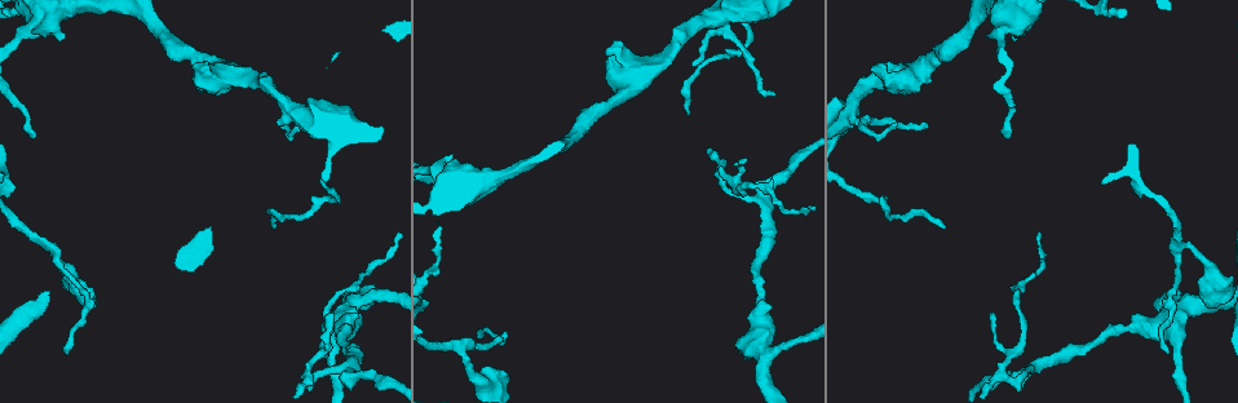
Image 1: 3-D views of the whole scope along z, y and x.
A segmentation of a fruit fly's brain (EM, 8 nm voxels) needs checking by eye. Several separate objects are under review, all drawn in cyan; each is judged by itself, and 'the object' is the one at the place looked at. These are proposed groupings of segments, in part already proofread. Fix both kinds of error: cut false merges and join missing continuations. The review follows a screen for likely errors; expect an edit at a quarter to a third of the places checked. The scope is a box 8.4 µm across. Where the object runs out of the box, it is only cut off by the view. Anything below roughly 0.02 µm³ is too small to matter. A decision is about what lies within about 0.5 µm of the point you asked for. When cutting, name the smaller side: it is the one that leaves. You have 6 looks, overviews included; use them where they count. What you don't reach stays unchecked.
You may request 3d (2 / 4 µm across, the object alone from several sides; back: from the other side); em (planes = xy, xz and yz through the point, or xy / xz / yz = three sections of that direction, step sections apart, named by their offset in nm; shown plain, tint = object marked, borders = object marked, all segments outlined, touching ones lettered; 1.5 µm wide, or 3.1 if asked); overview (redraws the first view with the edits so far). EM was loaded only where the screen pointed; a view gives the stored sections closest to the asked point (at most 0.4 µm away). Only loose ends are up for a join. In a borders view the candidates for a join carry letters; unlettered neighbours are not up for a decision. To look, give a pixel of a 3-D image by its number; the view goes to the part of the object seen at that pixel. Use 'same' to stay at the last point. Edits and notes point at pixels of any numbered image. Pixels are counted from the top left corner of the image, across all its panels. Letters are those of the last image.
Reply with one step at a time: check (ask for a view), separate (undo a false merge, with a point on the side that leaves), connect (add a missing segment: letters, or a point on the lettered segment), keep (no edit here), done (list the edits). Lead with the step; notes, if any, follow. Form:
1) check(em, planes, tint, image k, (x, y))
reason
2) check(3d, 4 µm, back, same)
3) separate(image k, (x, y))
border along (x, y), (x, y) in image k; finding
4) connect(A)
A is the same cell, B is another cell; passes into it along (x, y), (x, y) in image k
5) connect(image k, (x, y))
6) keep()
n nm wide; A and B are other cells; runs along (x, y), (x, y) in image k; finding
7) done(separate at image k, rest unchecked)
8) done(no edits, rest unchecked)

check(em, planes, tint, image 1, (479, 336))
tapers out

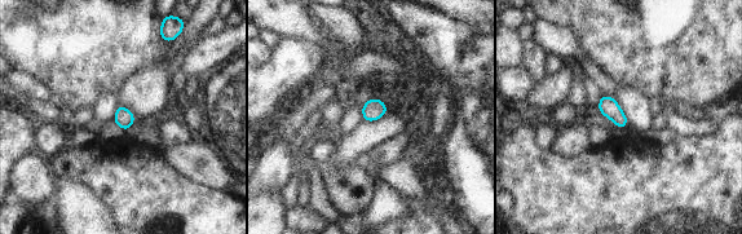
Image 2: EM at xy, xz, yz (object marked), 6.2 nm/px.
check(em, planes, borders, same)

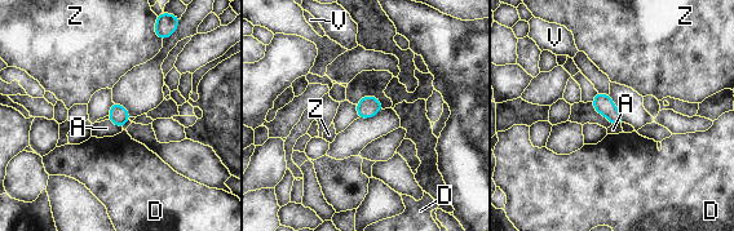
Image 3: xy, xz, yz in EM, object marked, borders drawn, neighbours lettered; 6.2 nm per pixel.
keep()
120 nm wide; A, D, V and Z are other cells; border along (109, 120), (122, 129) in image 3; none of them fits

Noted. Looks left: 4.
check(3d, 2 µm, image 1, (776, 95))
free end

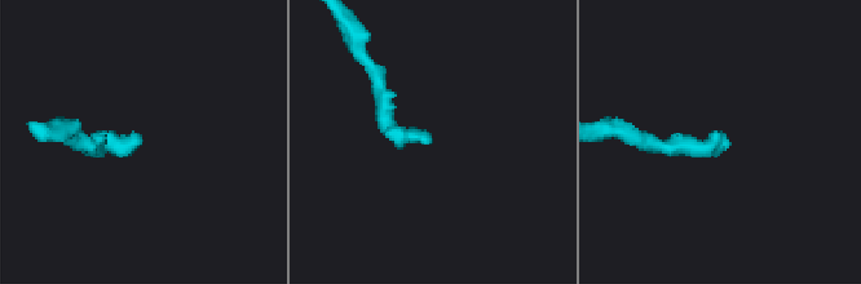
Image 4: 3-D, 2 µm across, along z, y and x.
check(em, planes, plain, image 4, (429, 140))
shape alone is not enough

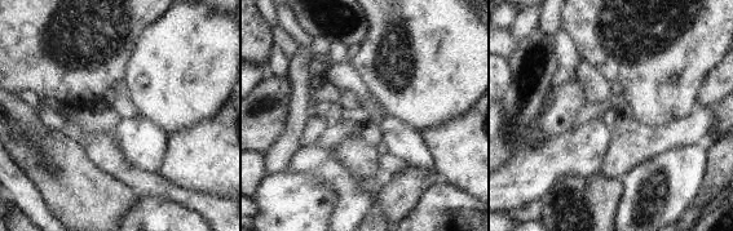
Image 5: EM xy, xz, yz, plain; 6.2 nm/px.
check(em, planes, borders, same)
what lies round it

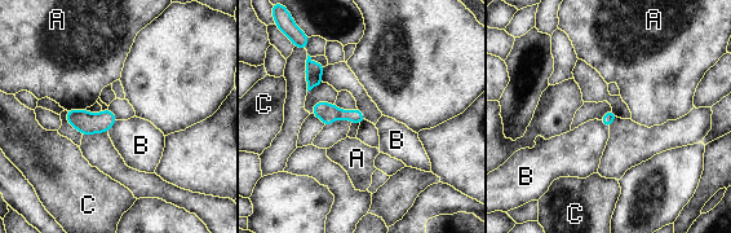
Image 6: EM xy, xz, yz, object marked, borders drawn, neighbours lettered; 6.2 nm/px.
keep()
A touches over 130 nm; A, B and C are other cells; border along (116, 119), (107, 131) in image 6; no lettered segment goes on from it

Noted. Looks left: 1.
done(no edits, rest unchecked)

